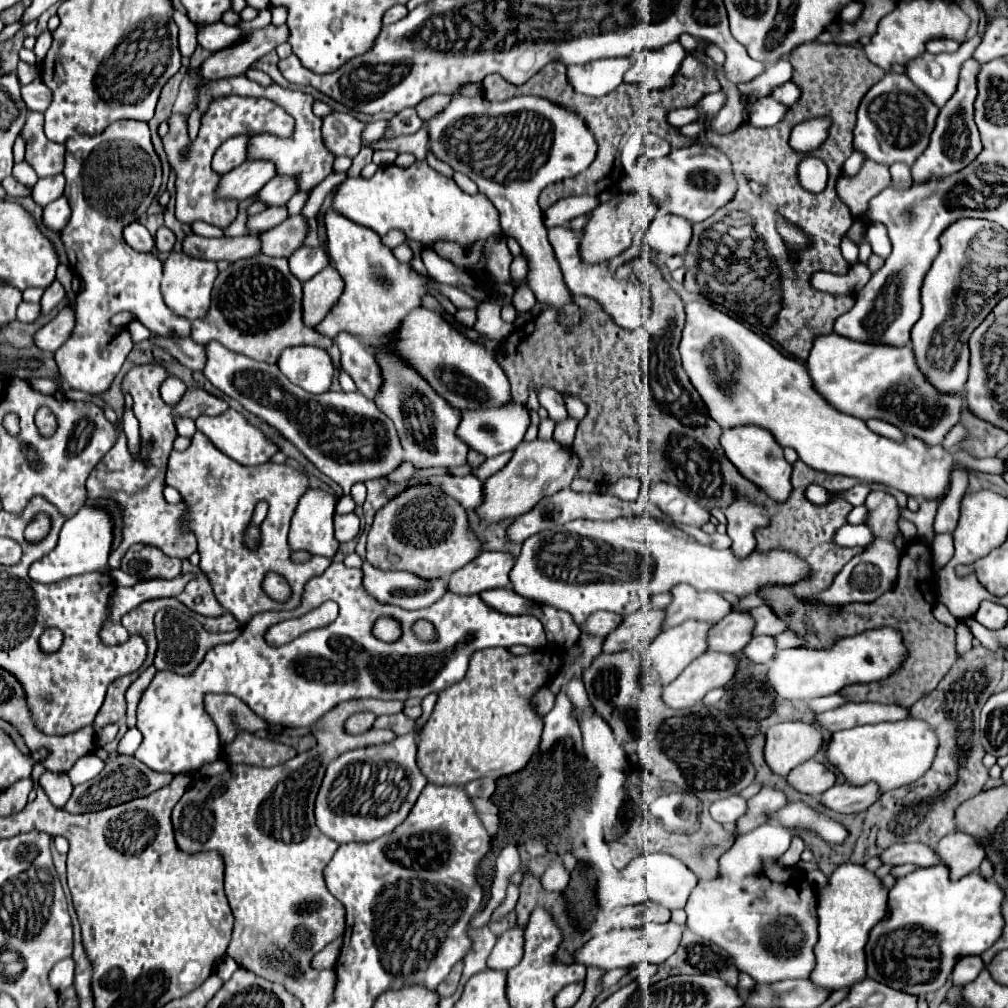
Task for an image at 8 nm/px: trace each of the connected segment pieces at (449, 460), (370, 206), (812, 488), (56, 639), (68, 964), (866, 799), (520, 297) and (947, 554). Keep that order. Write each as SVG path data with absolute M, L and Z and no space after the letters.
M377 353L375 359L383 371L383 389L375 397L377 407L391 417L399 433L401 445L405 449L405 461L411 461L415 467L455 467L465 465L467 445L455 437L459 425L459 409L453 409L443 401L421 377L415 377L413 369L407 369L403 361L395 361L389 353Z
M415 161L407 169L385 165L379 167L371 179L347 177L337 185L331 207L343 217L369 227L379 235L385 235L389 229L399 229L407 239L419 241L427 247L437 241L453 241L461 247L471 247L489 237L503 237L499 213L491 201L487 201L483 193L463 193L453 179L439 175L427 161Z
M809 485L807 491L805 491L805 497L813 505L827 505L827 501L829 501L829 489L825 489L821 485Z
M49 627L43 631L43 635L39 637L39 647L43 653L55 653L63 643L63 633L55 627Z
M71 957L55 963L53 969L49 971L49 985L55 987L57 993L63 993L73 983L73 969L75 969L75 963L71 961Z
M839 783L821 793L819 803L835 813L861 813L867 809L867 805L875 803L877 797L879 789L875 783L867 783L861 787Z
M519 287L519 289L516 289L512 299L512 305L517 311L532 309L536 302L537 300L535 299L533 292L528 287Z
M935 535L933 543L931 543L931 551L933 551L933 561L935 565L943 567L951 557L953 557L953 537L951 535Z

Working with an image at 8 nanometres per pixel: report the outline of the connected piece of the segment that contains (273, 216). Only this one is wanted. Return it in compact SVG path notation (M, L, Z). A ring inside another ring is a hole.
M281 205L279 209L265 209L265 211L261 211L261 213L247 219L247 231L263 233L263 231L273 229L275 225L279 225L283 219L287 219L285 205Z

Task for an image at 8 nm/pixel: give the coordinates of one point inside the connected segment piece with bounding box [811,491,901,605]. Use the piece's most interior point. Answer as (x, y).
(869, 574)

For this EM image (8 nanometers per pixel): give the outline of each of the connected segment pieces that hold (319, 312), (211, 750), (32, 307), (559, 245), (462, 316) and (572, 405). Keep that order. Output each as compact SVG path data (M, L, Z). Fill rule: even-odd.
M327 265L311 281L303 283L303 323L315 327L343 293L343 281L333 265Z
M331 563L329 569L313 577L305 585L305 597L301 607L293 611L265 611L257 613L243 629L241 635L227 645L217 645L213 647L205 659L199 663L199 667L191 675L179 675L173 671L157 671L153 677L151 685L143 693L139 705L137 705L137 729L143 733L143 743L135 751L135 757L143 761L147 767L153 771L165 771L165 773L191 773L199 771L203 765L213 763L223 757L223 745L219 739L219 731L205 711L203 699L207 693L225 693L225 695L235 695L239 697L245 705L249 705L259 717L265 721L277 721L281 727L311 727L317 723L329 709L333 709L341 701L351 701L351 699L401 699L405 701L407 697L427 697L429 693L441 693L445 687L451 687L453 683L461 681L467 671L467 663L473 651L485 649L485 647L513 647L513 645L527 645L541 649L547 645L543 625L537 617L533 615L501 615L493 609L489 609L479 595L455 595L455 593L445 593L435 605L419 611L405 611L397 609L391 605L377 605L373 597L369 597L361 585L363 571L361 569L349 569L343 563ZM333 599L339 605L339 617L321 629L313 629L303 633L301 637L293 639L287 645L281 647L269 647L263 639L263 633L269 625L301 617L307 611L315 609L323 601ZM379 617L393 617L399 625L403 635L393 641L385 643L373 635L373 625ZM417 619L429 619L435 629L439 639L433 643L419 643L419 639L411 633L411 625Z
M21 303L19 307L17 307L17 321L21 321L21 323L31 323L31 321L35 321L39 317L39 305L35 305L35 303Z
M555 227L549 231L549 241L555 249L555 255L559 255L559 265L563 269L563 277L567 281L567 287L579 297L589 295L595 297L601 305L605 305L607 313L611 313L613 321L625 329L637 329L643 323L643 311L647 309L645 299L649 297L643 283L633 285L631 281L617 281L613 279L613 273L607 271L607 263L603 265L585 265L579 259L579 233L569 231L567 227Z
M459 309L454 317L464 326L472 328L476 321L476 311L474 309Z
M565 397L565 405L567 405L569 415L577 421L583 421L583 417L587 415L587 407L577 397Z

